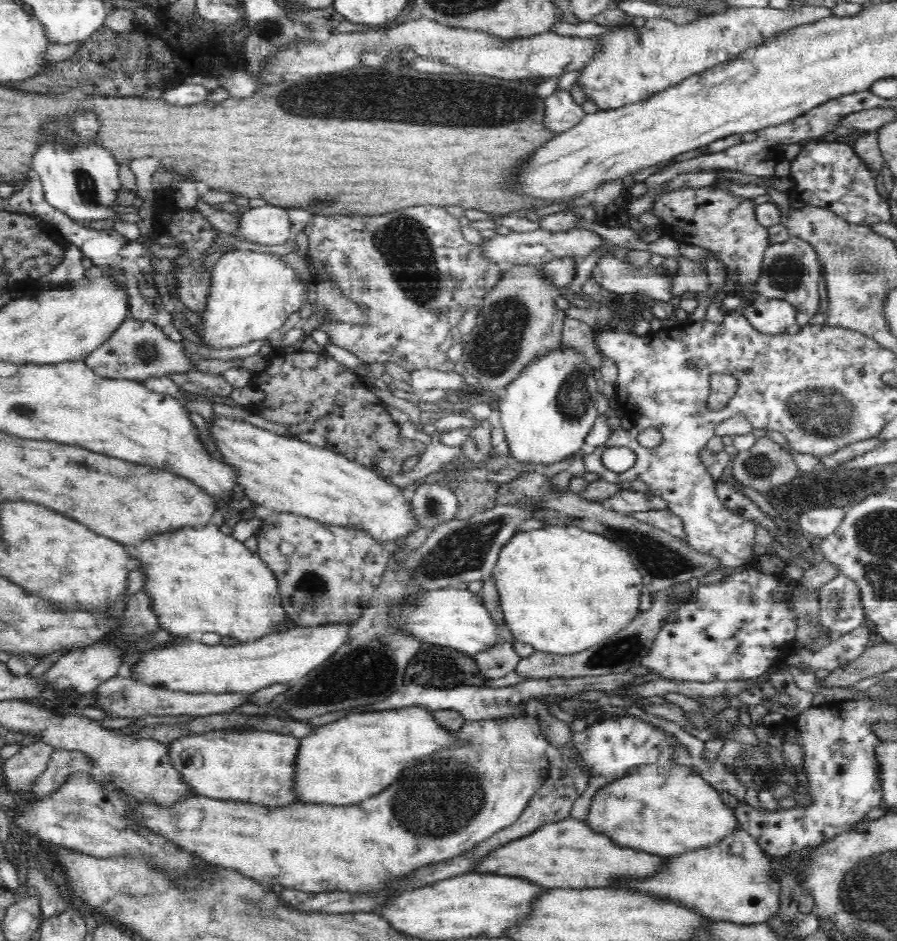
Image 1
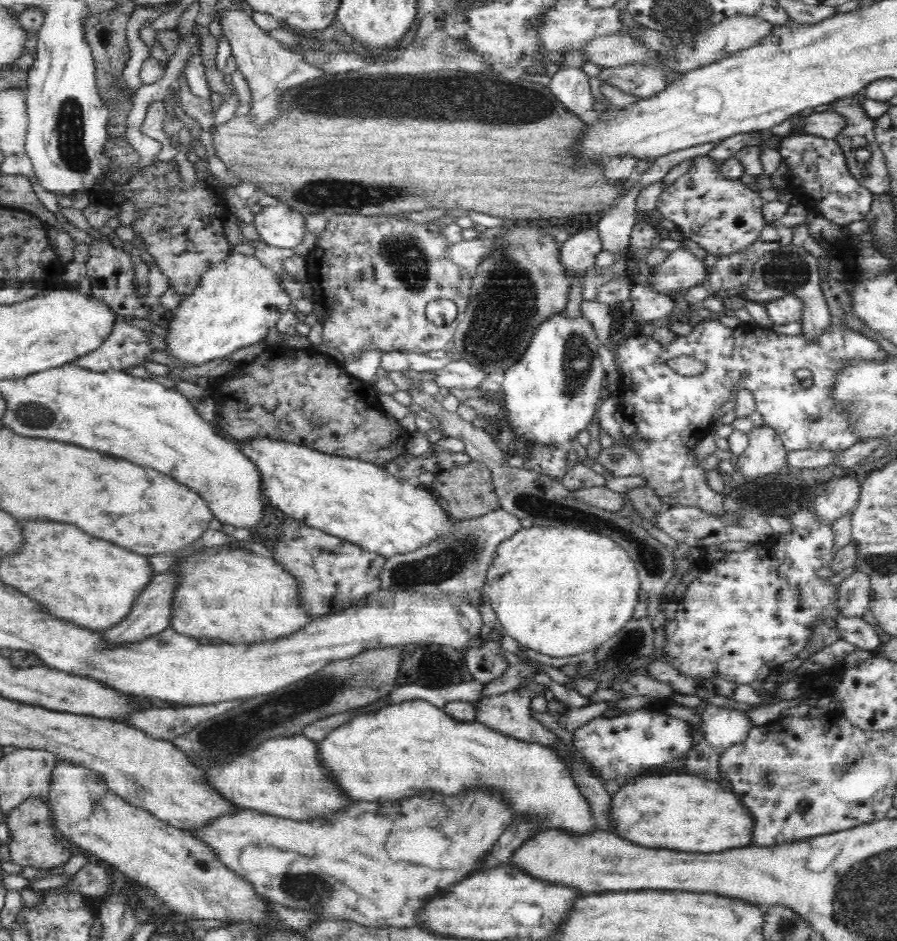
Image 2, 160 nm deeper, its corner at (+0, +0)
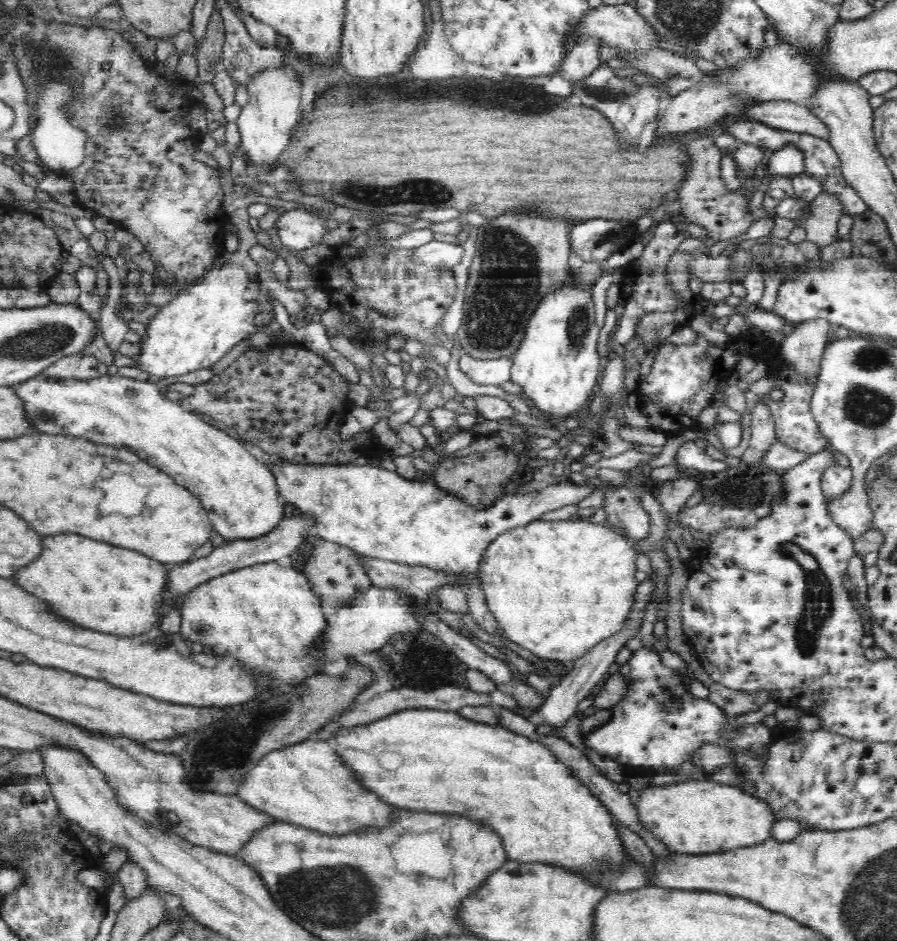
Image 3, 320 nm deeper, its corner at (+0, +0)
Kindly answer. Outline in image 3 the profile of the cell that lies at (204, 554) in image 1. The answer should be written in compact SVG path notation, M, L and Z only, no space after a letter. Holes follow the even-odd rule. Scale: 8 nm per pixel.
M274 561L236 568L198 584L182 602L181 636L212 648L220 657L238 658L253 672L269 673L275 683L268 692L301 684L332 668L311 655L327 628L327 619L306 576L294 567Z

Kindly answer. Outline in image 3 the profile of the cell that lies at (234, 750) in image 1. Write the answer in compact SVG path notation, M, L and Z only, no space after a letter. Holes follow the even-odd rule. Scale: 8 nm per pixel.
M307 739L268 753L250 772L246 772L246 778L238 786L236 794L246 804L278 821L297 824L322 833L354 832L354 828L366 828L366 824L374 824L374 828L386 828L386 824L390 824L392 806L380 800L374 792L362 787L355 778L354 771L346 767L334 752L331 742Z

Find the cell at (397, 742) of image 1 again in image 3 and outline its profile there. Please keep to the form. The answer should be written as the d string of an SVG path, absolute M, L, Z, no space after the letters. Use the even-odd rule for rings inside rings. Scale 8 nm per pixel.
M402 710L402 712L391 713L392 716L382 717L368 726L350 727L338 732L335 739L338 740L338 755L346 767L354 771L355 778L366 787L366 790L380 796L382 801L390 802L400 808L410 810L422 810L422 812L440 812L446 814L457 814L458 816L470 816L470 820L484 822L487 826L497 831L501 837L501 843L505 848L508 861L518 860L520 862L539 862L545 865L561 866L565 870L581 868L581 872L598 872L602 868L622 868L622 862L626 860L627 850L620 841L618 829L614 825L613 814L592 794L592 791L578 780L566 764L546 748L540 741L530 740L524 735L519 735L502 726L477 723L464 718L457 711L434 710Z

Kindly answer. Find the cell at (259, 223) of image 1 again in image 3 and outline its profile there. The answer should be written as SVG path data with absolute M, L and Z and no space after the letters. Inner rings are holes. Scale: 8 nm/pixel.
M304 209L290 210L281 216L272 216L266 222L276 224L280 242L290 249L304 250L322 244L324 234L329 232L324 218Z

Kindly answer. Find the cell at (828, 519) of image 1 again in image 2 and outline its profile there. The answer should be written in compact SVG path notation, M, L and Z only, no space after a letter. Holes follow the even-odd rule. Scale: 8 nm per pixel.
M854 475L830 479L813 500L811 508L824 523L832 525L837 518L852 511L860 496L861 486Z

